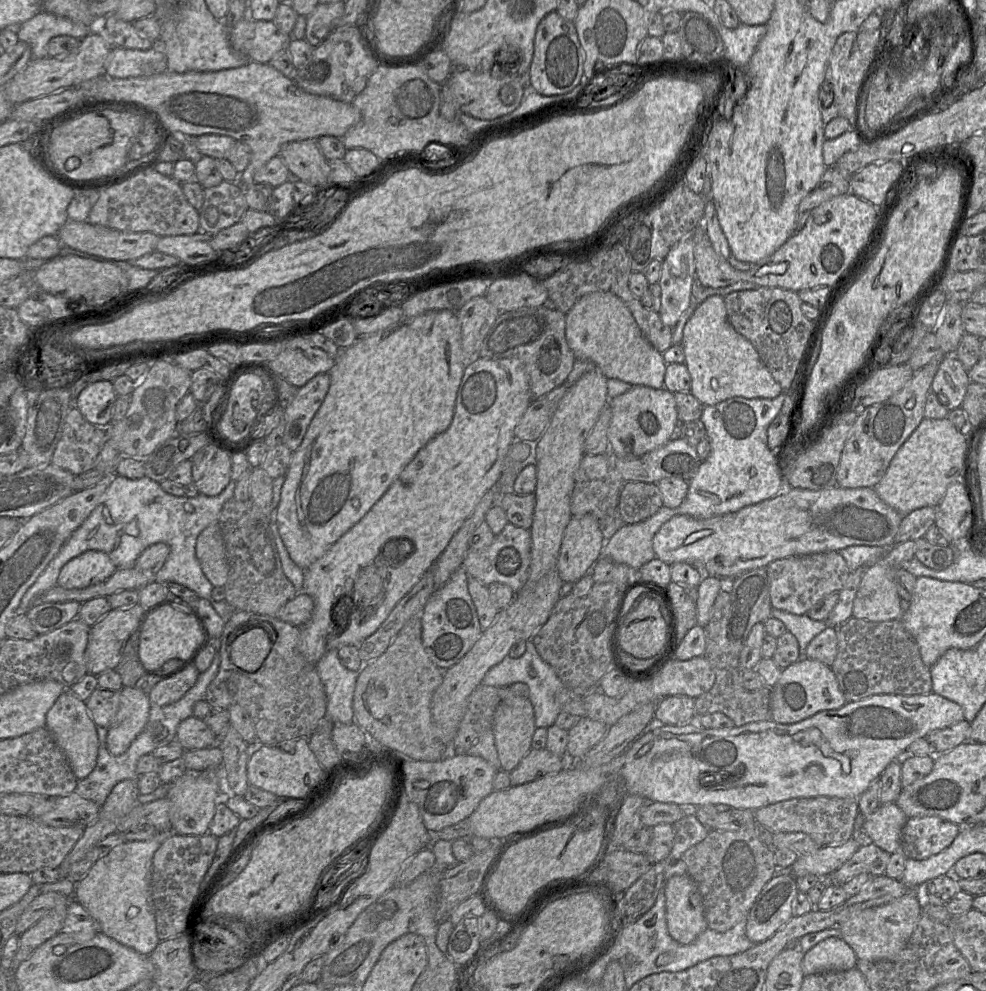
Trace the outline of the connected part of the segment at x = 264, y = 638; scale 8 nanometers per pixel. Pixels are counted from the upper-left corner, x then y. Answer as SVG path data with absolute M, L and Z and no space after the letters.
M252 628L236 638L231 645L230 659L239 669L256 672L267 659L272 641L262 628Z

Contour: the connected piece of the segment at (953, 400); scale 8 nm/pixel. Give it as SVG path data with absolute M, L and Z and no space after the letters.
M946 355L939 364L931 390L949 411L961 407L970 383L968 371L955 355Z

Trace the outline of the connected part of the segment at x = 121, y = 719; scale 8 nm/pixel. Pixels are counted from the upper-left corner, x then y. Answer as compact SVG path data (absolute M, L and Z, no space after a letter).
M125 687L120 690L120 707L114 723L107 729L106 748L114 756L125 753L136 737L143 731L150 713L148 695L136 687Z

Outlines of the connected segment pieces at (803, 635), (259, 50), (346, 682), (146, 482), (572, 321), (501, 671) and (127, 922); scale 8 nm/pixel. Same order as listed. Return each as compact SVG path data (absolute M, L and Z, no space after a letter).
M775 608L771 610L771 617L781 621L787 631L795 636L799 646L800 659L804 657L809 642L828 627L824 621L812 620L806 614L796 615Z
M255 21L254 36L250 42L250 61L269 63L276 53L287 49L290 35L282 33L274 21Z
M328 650L315 668L327 697L326 718L334 724L350 724L354 722L353 697L359 671L345 668L337 651Z
M112 475L108 487L86 520L72 533L44 572L26 591L20 613L26 613L40 595L57 585L62 567L71 559L88 551L106 553L118 568L134 567L136 559L149 546L166 543L170 553L155 575L155 581L163 584L178 583L194 591L199 598L209 602L213 585L202 571L196 558L196 541L199 534L211 523L218 521L223 505L233 498L236 481L231 482L217 496L177 497L165 492L160 484L146 476L129 479Z
M597 291L582 296L566 314L565 336L575 359L592 362L607 379L664 387L667 364L662 353L644 337L629 308L615 294Z
M531 640L526 641L526 649L521 657L513 659L506 656L500 663L488 671L481 684L504 687L515 683L524 683L529 687L528 699L533 706L536 728L547 729L554 725L560 713L559 705L556 702L556 693L557 690L565 685L559 679L554 669L541 659Z
M159 831L148 841L130 841L101 857L77 884L76 902L99 923L100 932L139 954L149 956L160 943L152 905L152 859L173 831Z

